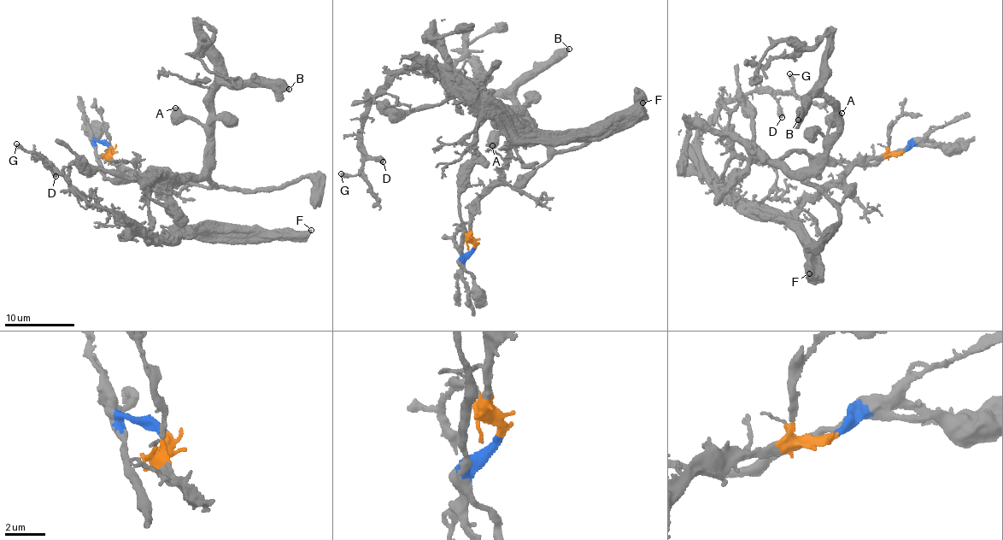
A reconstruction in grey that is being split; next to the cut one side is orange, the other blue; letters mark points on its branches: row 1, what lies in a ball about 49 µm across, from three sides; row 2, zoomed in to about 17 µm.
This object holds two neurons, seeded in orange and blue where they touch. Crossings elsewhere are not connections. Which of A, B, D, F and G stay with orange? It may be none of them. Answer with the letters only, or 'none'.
D, F, G

